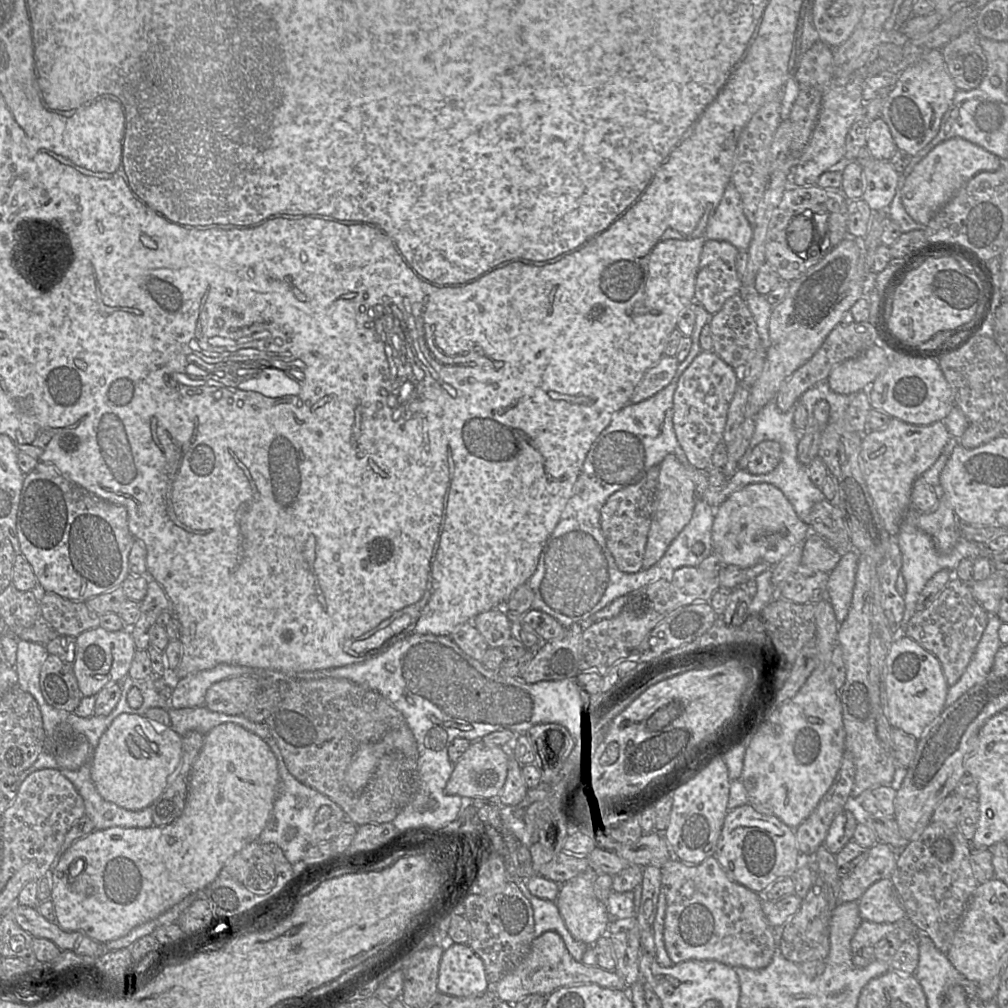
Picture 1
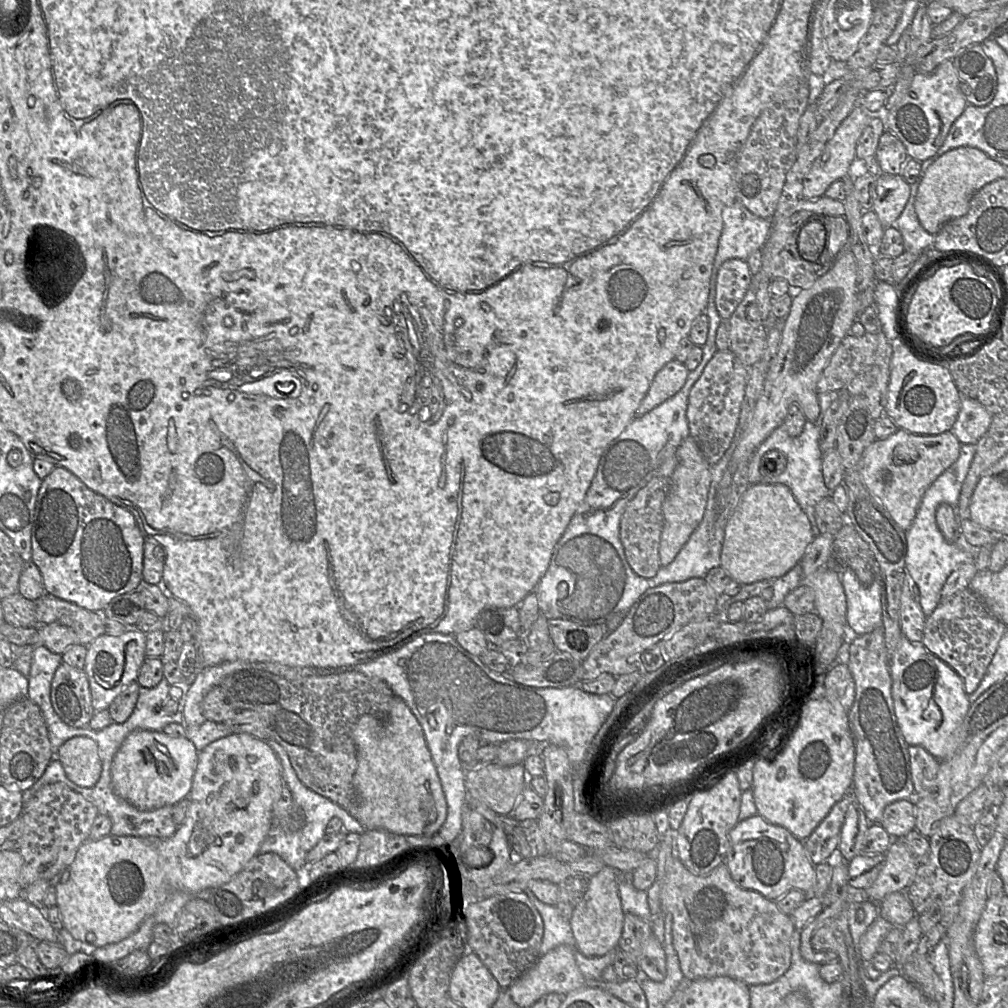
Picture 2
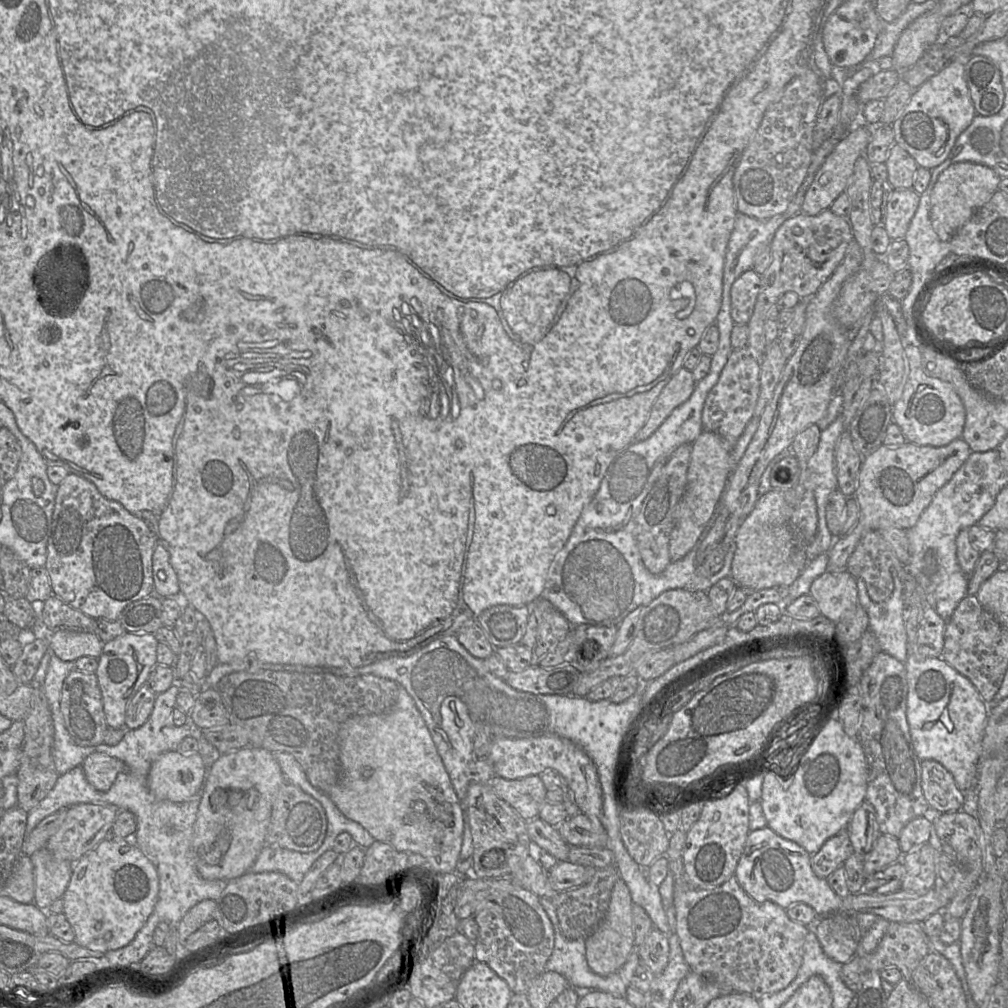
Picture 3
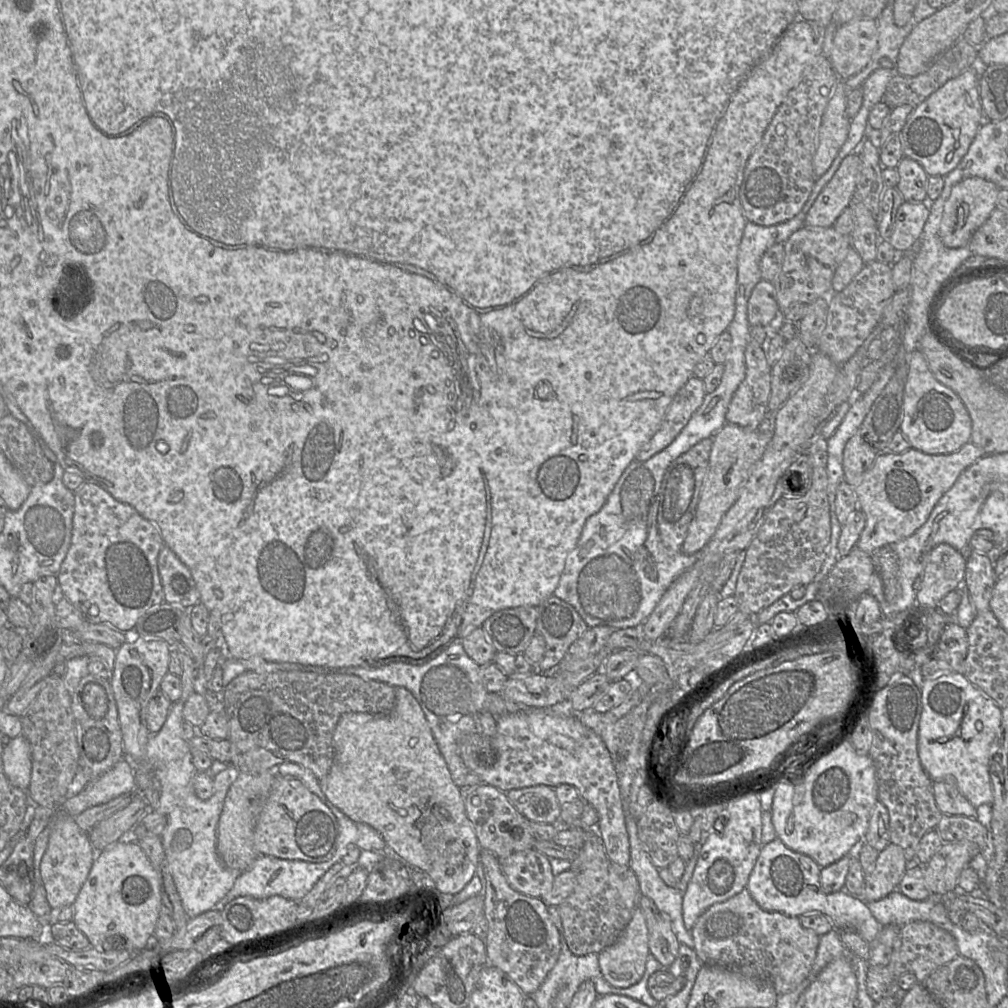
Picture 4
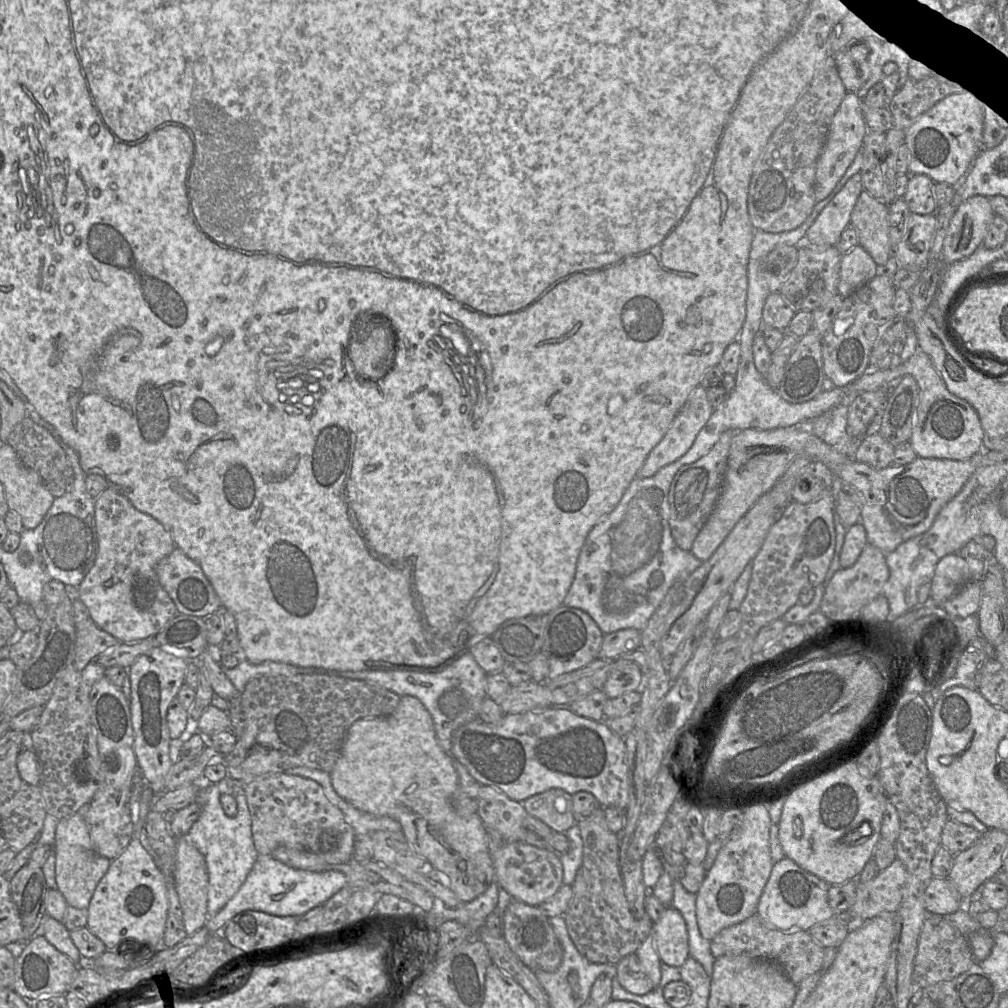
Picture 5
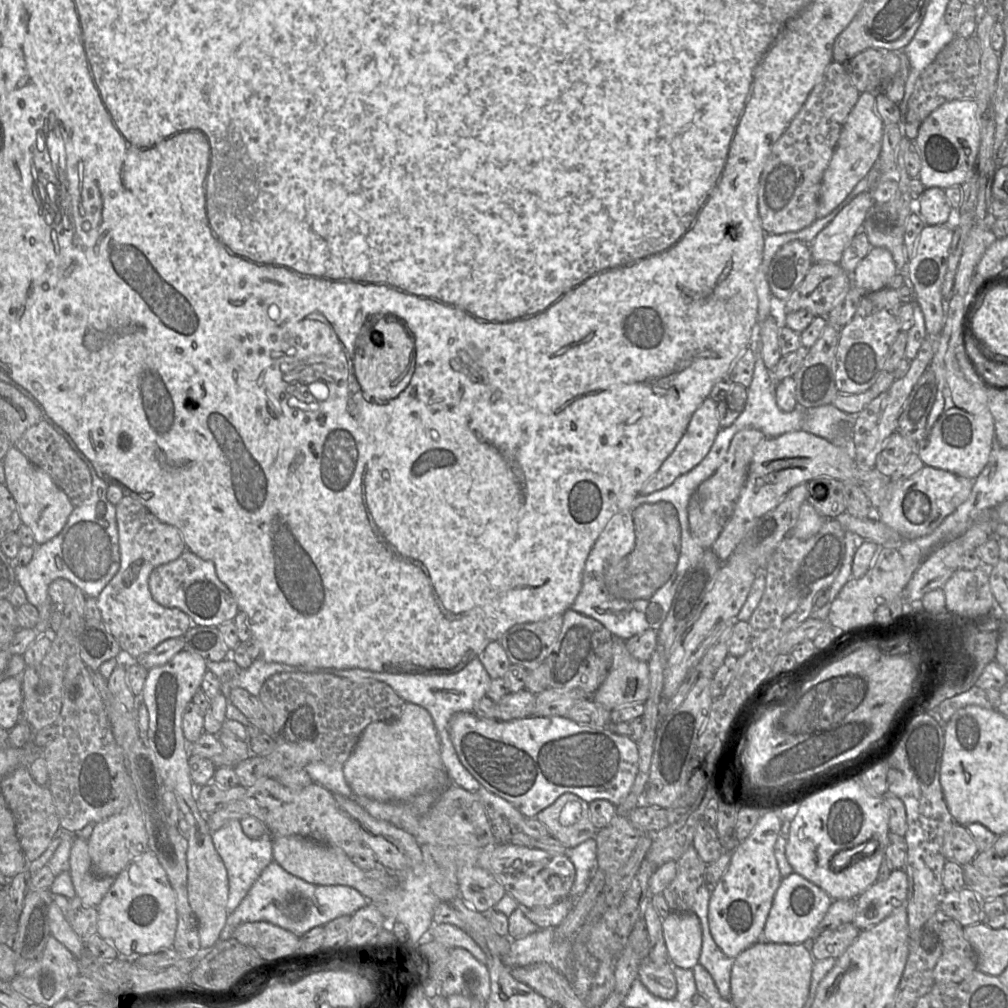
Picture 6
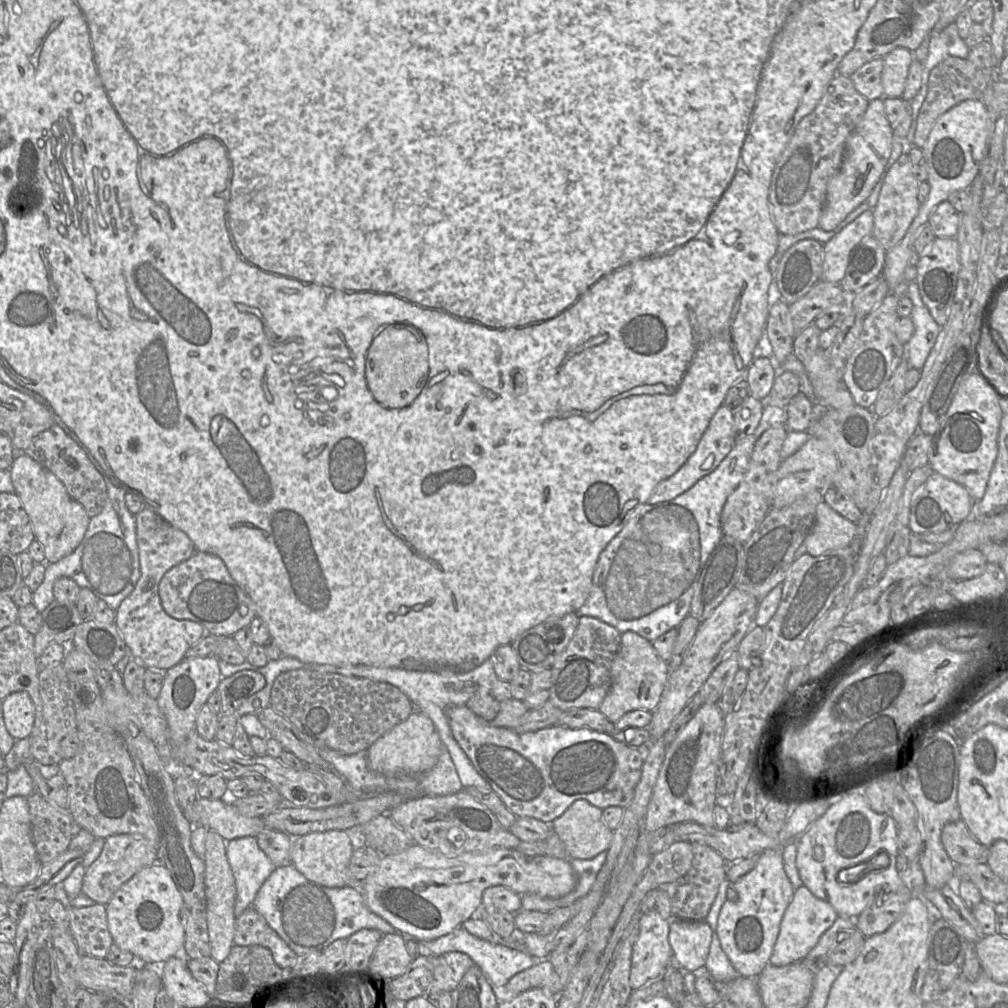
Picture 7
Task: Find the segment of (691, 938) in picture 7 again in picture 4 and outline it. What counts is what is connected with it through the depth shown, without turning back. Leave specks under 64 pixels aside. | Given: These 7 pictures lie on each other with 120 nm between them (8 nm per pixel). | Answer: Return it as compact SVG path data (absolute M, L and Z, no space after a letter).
M662 915L649 936L650 954L665 968L670 967L678 957L680 941L672 930L668 916Z

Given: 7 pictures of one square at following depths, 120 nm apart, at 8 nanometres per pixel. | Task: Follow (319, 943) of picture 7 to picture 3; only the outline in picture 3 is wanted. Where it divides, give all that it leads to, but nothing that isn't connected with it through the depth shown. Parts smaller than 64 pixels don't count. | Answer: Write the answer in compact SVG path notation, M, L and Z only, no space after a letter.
M266 844L248 872L280 872L299 884L321 855L316 851L302 853Z

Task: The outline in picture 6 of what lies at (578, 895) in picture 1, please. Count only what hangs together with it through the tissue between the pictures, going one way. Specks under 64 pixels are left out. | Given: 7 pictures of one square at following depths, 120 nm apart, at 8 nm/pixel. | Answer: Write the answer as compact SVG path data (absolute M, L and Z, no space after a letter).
M647 959L639 968L638 979L654 996L672 1000L677 995L677 982L672 969L671 964L659 966Z

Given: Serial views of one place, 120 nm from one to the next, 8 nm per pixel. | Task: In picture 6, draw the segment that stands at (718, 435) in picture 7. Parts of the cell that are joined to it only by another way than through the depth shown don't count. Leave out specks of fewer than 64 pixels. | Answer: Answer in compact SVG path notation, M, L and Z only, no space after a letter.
M708 397L698 406L692 414L681 439L663 461L658 471L645 483L640 494L646 495L668 487L678 477L695 468L706 457L721 428L716 402Z

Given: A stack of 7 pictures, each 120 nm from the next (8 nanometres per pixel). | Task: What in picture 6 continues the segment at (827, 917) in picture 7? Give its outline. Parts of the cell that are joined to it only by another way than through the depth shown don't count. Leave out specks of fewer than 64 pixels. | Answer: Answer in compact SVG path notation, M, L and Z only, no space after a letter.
M793 871L781 880L759 942L804 944L824 918L831 902L824 890Z

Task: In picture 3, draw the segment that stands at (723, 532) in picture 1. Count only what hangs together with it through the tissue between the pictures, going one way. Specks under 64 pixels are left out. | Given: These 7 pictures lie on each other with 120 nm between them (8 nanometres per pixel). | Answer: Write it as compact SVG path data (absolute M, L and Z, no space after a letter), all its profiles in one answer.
M770 490L759 495L753 510L741 522L736 533L730 576L737 585L753 590L789 586L806 567L806 549L798 543L796 533L788 525L793 510L785 492Z

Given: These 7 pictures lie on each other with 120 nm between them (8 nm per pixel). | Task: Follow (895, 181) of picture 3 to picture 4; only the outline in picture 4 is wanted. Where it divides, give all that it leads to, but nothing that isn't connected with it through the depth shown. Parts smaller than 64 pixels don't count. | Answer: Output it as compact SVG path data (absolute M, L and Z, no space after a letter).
M904 156L896 170L899 173L899 182L896 189L904 200L911 203L929 201L927 196L928 174L915 160Z

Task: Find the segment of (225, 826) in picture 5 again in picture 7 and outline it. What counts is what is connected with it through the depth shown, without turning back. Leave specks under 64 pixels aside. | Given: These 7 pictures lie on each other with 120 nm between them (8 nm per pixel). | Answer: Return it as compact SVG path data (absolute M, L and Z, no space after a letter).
M255 837L226 841L226 855L235 878L234 914L237 918L252 905L275 866L259 847Z

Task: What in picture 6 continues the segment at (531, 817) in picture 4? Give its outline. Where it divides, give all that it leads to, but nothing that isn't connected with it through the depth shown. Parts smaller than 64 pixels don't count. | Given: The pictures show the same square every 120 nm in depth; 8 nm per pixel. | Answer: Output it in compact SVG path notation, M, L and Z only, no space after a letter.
M572 793L561 795L535 817L565 848L594 839L598 829L590 819L589 803Z

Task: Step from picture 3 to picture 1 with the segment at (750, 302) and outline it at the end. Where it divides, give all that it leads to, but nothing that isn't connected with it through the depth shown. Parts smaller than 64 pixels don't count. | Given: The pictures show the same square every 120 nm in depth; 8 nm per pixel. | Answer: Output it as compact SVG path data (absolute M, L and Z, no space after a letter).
M707 239L703 245L694 299L712 315L743 287L735 265L738 253L738 249L726 241Z

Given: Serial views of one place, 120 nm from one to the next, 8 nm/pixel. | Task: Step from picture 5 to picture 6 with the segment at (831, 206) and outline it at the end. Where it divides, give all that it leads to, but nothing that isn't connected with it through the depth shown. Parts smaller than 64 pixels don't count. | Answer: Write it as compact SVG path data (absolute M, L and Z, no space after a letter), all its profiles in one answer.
M870 192L858 194L843 206L810 243L814 262L839 264L844 250L861 231L872 209L873 200Z

